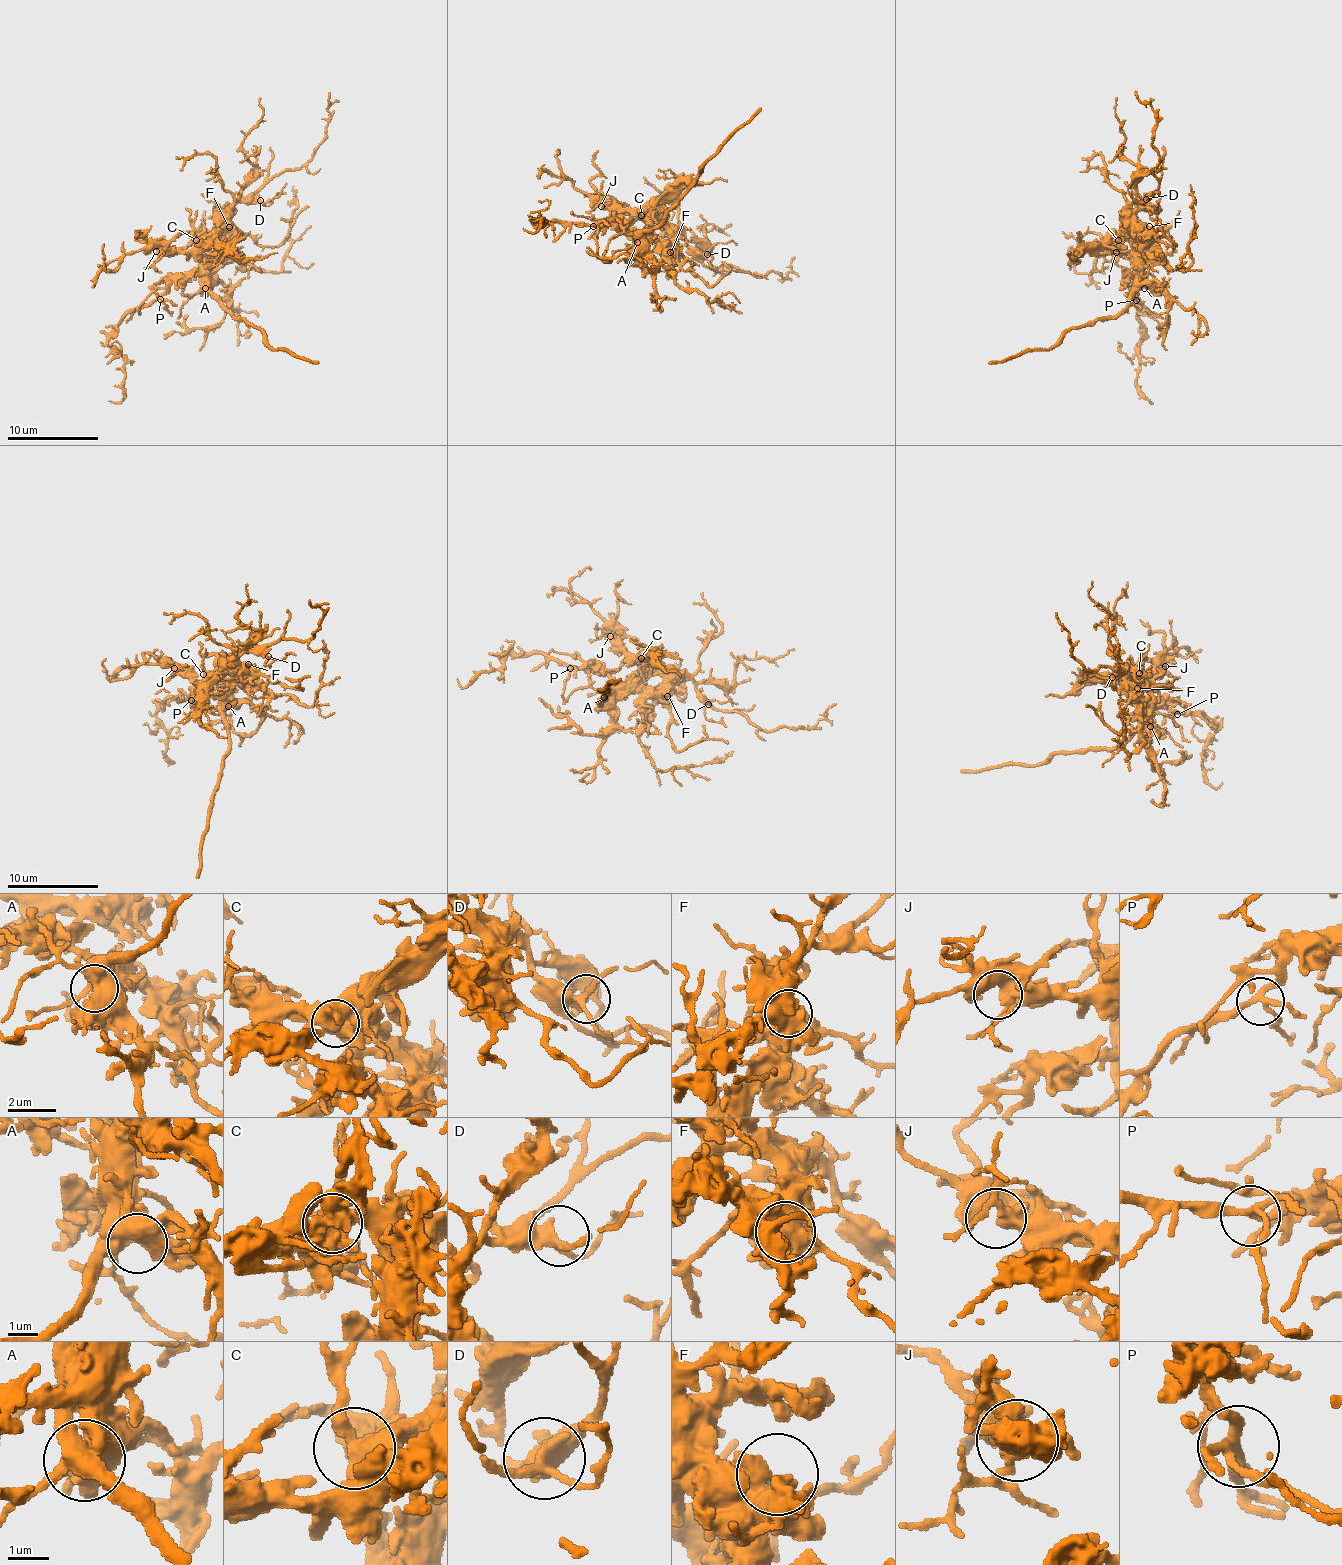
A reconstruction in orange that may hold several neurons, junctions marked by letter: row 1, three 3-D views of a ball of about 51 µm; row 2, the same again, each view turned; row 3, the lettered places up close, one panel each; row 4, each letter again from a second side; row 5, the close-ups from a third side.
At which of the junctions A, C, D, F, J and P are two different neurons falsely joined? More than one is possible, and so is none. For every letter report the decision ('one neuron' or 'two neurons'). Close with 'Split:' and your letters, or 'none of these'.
A: one neuron
C: one neuron
D: one neuron
F: one neuron
J: one neuron
P: one neuron
Split: none of these

